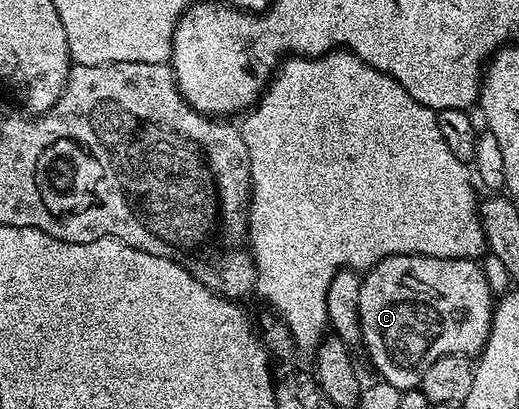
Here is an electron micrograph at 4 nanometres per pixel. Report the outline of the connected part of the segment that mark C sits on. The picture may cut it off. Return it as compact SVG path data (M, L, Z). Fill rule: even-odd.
M394 255L382 259L373 265L371 269L363 274L361 280L361 294L358 300L358 315L360 316L360 340L362 348L368 352L372 365L377 369L379 380L393 384L394 387L403 391L405 389L417 388L430 363L442 359L451 353L461 355L479 355L488 342L488 332L492 329L492 310L494 308L494 296L492 289L488 286L488 277L476 266L477 262L471 257L423 257L422 255Z

